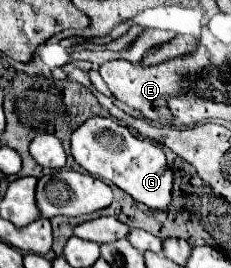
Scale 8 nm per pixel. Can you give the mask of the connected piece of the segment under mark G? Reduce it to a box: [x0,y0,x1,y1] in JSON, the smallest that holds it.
[71,118,173,212]

